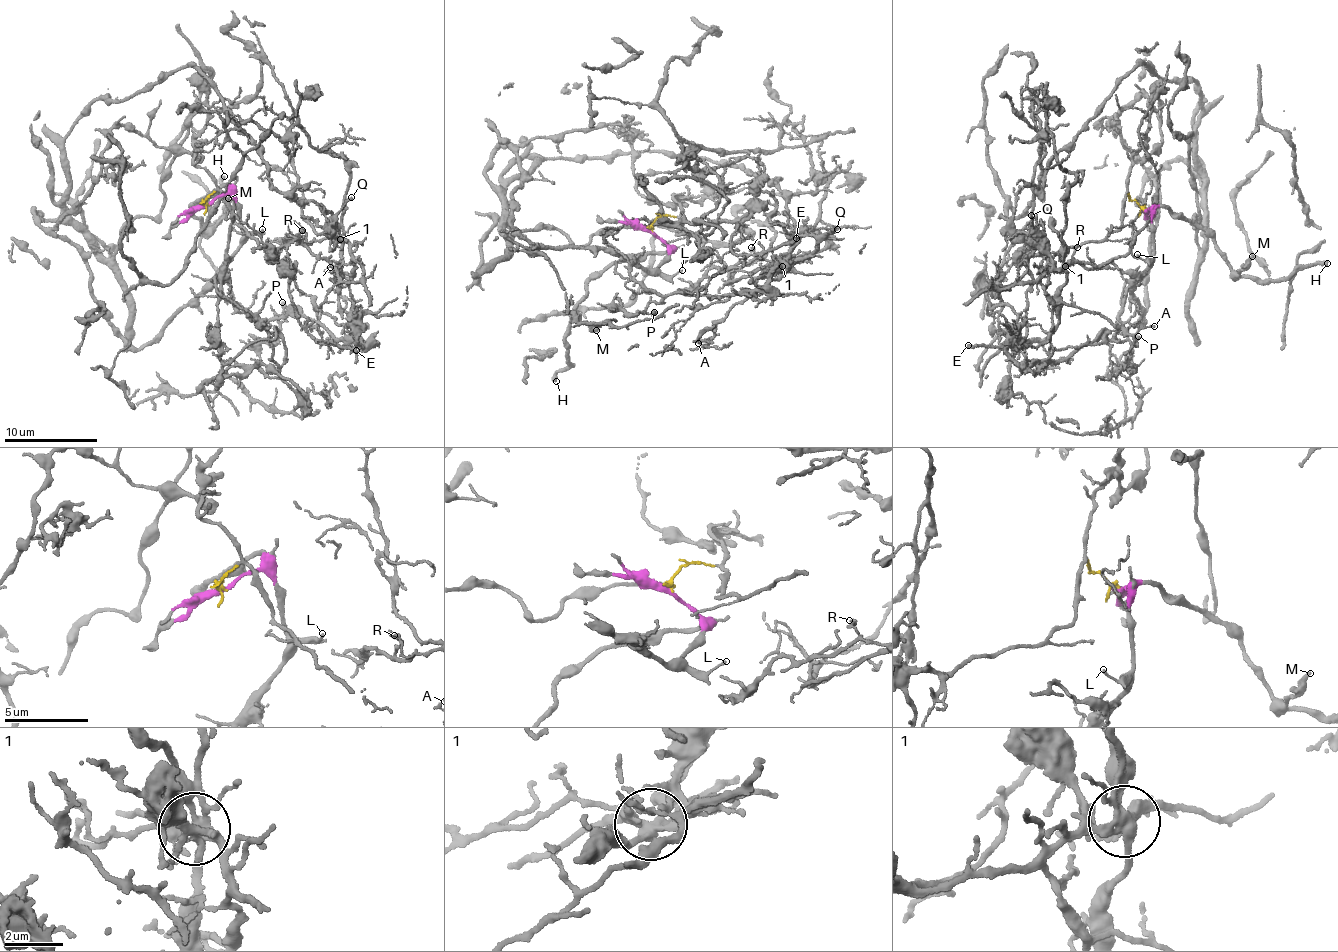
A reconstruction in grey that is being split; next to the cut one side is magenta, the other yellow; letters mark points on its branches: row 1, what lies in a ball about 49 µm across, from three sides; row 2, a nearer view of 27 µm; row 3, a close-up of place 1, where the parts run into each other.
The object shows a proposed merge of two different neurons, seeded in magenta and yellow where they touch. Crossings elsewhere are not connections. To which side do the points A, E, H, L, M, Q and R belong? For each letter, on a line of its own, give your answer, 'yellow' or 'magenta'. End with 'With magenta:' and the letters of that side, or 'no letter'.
A: yellow
E: yellow
H: magenta
L: magenta
M: magenta
Q: yellow
R: yellow
With magenta: H, L, M

